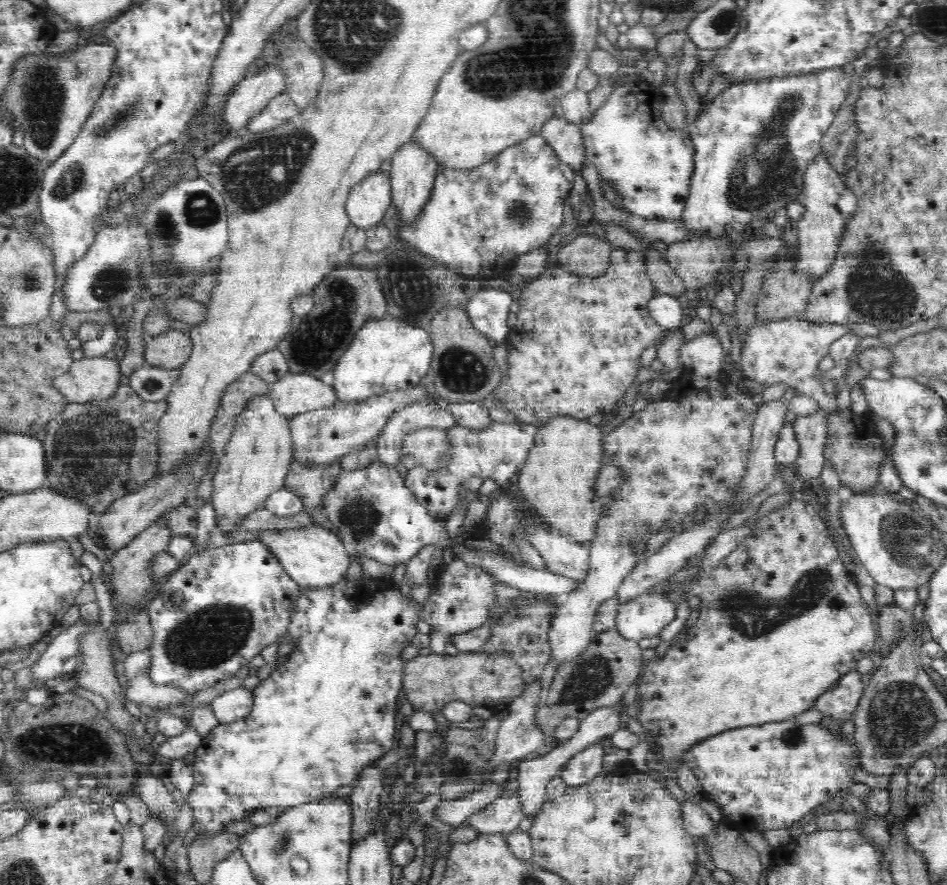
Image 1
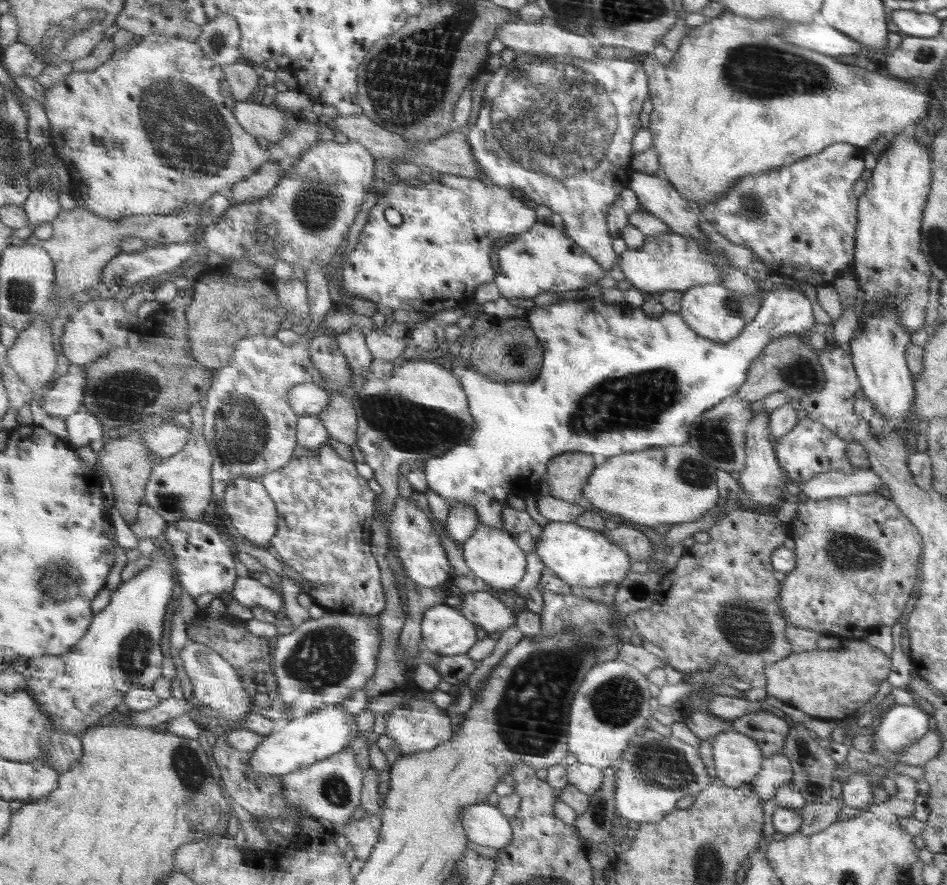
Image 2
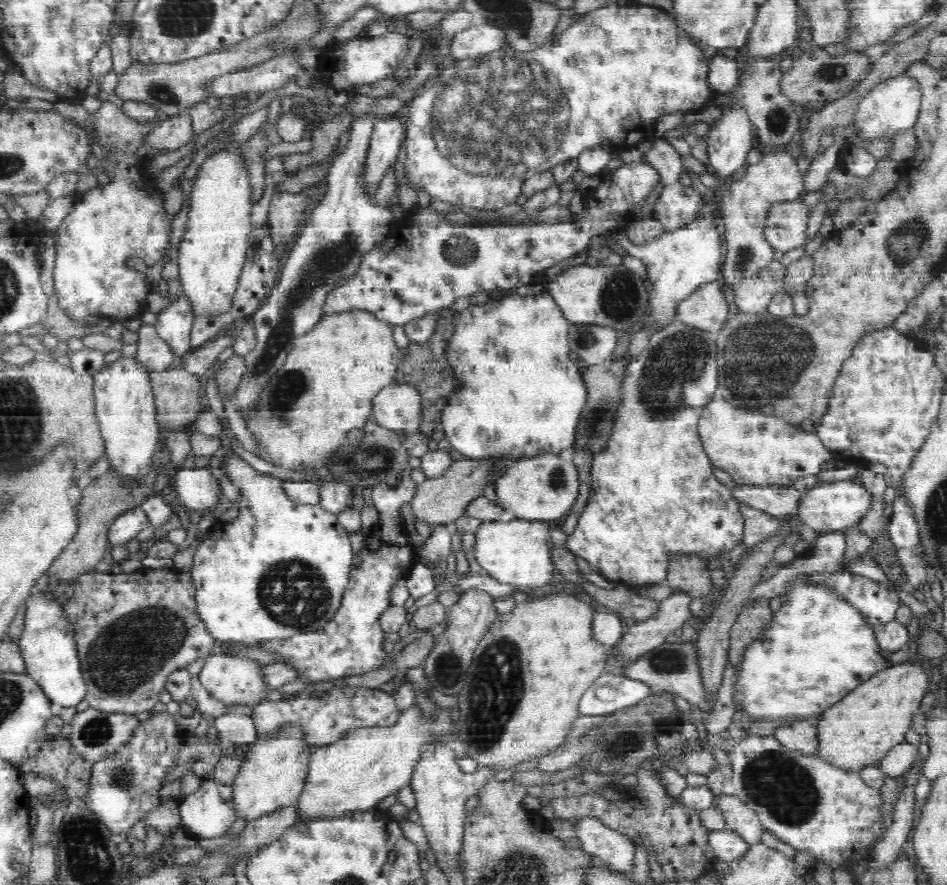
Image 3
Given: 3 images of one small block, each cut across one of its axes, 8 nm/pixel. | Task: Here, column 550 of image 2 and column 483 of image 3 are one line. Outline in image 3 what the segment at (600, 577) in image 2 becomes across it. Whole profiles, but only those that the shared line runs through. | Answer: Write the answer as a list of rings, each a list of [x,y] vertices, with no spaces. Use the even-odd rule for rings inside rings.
[[[520,518],[501,522],[483,521],[475,531],[474,558],[488,576],[500,583],[512,584],[522,591],[536,589],[544,584],[555,584],[556,572],[550,555],[550,528],[553,524]]]

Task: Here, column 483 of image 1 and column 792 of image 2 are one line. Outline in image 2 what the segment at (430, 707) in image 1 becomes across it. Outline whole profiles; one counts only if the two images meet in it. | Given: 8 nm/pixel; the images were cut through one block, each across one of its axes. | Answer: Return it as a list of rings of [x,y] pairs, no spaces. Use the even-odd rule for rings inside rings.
[[[866,640],[849,641],[847,648],[813,649],[794,652],[766,668],[767,694],[824,720],[843,720],[866,704],[878,690],[878,684],[890,672],[890,658]]]

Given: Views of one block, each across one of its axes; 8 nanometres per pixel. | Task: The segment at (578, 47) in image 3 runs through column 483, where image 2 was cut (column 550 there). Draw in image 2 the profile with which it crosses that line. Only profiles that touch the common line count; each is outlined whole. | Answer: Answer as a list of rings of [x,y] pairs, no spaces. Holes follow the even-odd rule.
[[[519,52],[514,62],[511,64],[498,64],[492,71],[492,80],[485,87],[483,95],[482,108],[476,123],[470,127],[467,140],[472,148],[472,154],[476,158],[477,170],[483,177],[482,180],[489,181],[494,187],[510,188],[510,191],[520,190],[529,200],[534,200],[538,205],[548,207],[553,213],[560,214],[563,218],[565,229],[570,240],[580,245],[588,255],[594,260],[601,263],[606,271],[618,264],[619,256],[612,248],[612,239],[608,232],[606,215],[610,205],[616,200],[616,197],[628,187],[631,179],[632,170],[630,169],[630,158],[632,158],[632,138],[634,134],[640,130],[640,110],[642,110],[642,102],[648,96],[649,80],[646,80],[647,74],[644,74],[641,59],[629,57],[627,60],[606,60],[606,58],[598,58],[595,60],[584,61],[572,55],[534,55]]]

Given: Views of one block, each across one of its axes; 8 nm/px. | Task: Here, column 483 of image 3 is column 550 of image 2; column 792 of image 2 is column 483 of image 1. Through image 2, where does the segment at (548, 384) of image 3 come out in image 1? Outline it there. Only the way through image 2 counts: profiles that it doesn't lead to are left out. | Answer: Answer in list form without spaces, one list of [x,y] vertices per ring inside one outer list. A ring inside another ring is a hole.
[[[487,283],[480,292],[470,298],[470,302],[465,306],[471,326],[483,332],[486,338],[495,340],[498,344],[504,343],[510,331],[508,328],[508,316],[513,299],[514,295],[500,289],[498,283]]]

